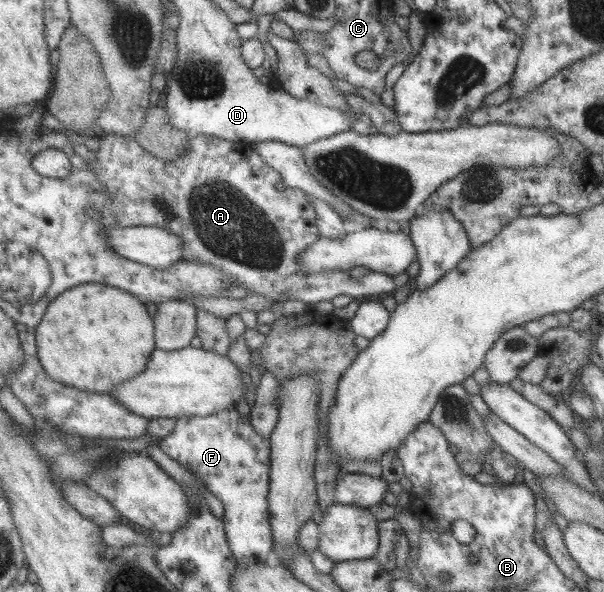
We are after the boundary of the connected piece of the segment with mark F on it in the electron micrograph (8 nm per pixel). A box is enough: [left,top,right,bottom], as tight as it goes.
[157,407,273,565]

